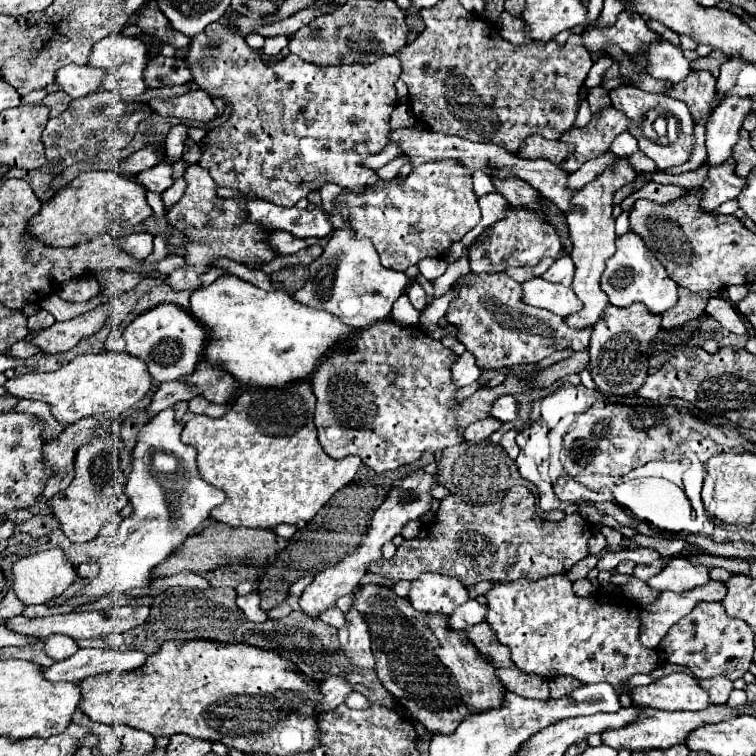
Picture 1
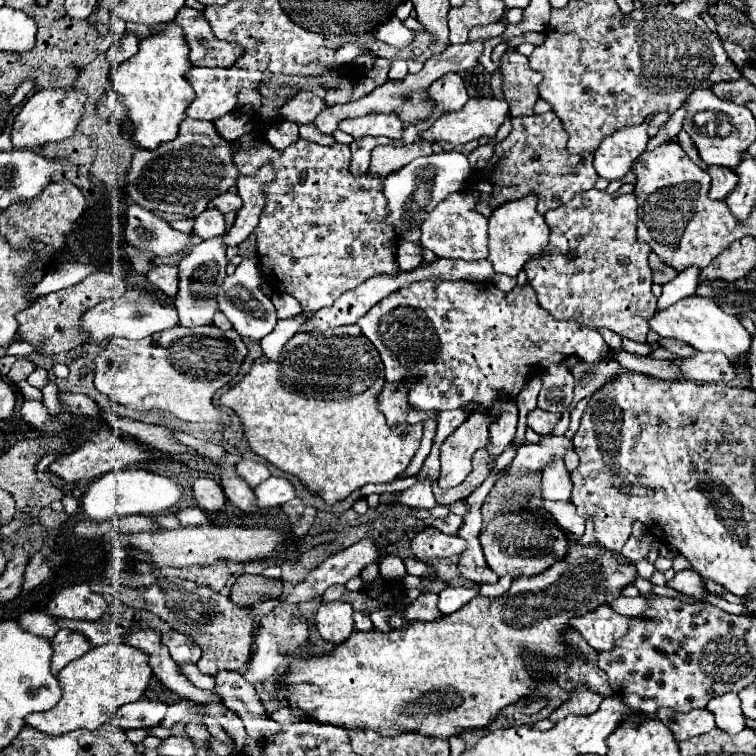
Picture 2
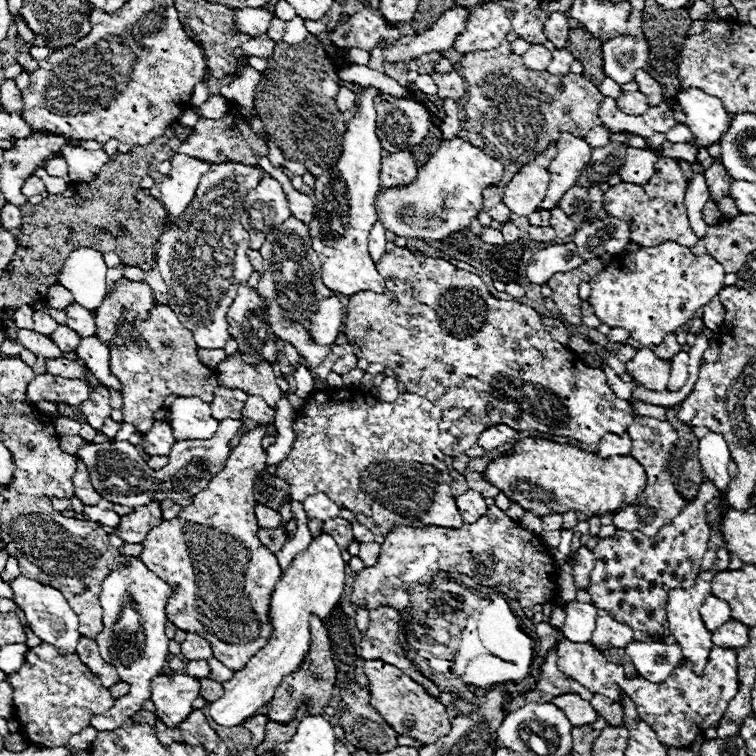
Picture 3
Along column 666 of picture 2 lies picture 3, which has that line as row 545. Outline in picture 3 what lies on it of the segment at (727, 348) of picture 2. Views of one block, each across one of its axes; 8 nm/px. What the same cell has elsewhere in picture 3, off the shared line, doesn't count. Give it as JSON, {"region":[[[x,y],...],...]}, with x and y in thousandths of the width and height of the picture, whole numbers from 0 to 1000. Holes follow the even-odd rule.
{"region":[[[434,706],[413,712],[407,725],[389,738],[360,783],[357,817],[362,828],[362,844],[339,868],[333,868],[333,873],[317,889],[312,889],[307,899],[294,905],[296,921],[286,929],[278,929],[278,950],[294,960],[307,963],[320,958],[323,950],[333,947],[341,937],[352,934],[360,926],[373,897],[389,889],[407,862],[407,815],[418,812],[421,817],[431,817],[455,786],[455,751],[458,746],[452,741],[452,728]]]}

